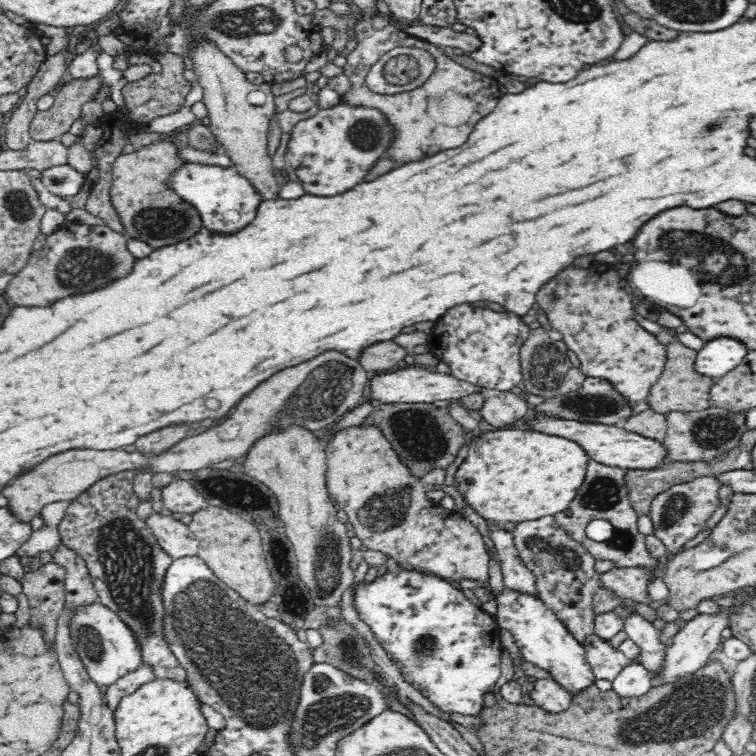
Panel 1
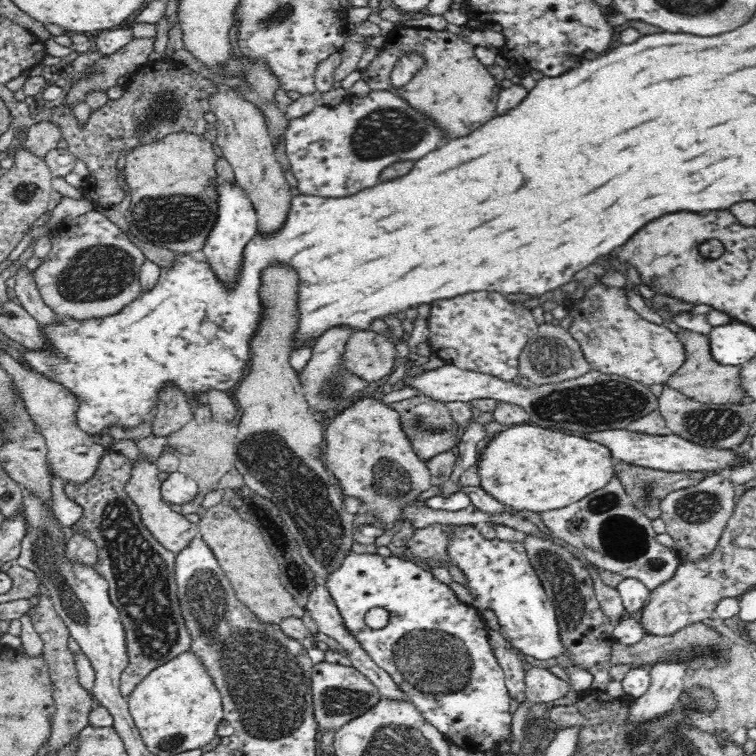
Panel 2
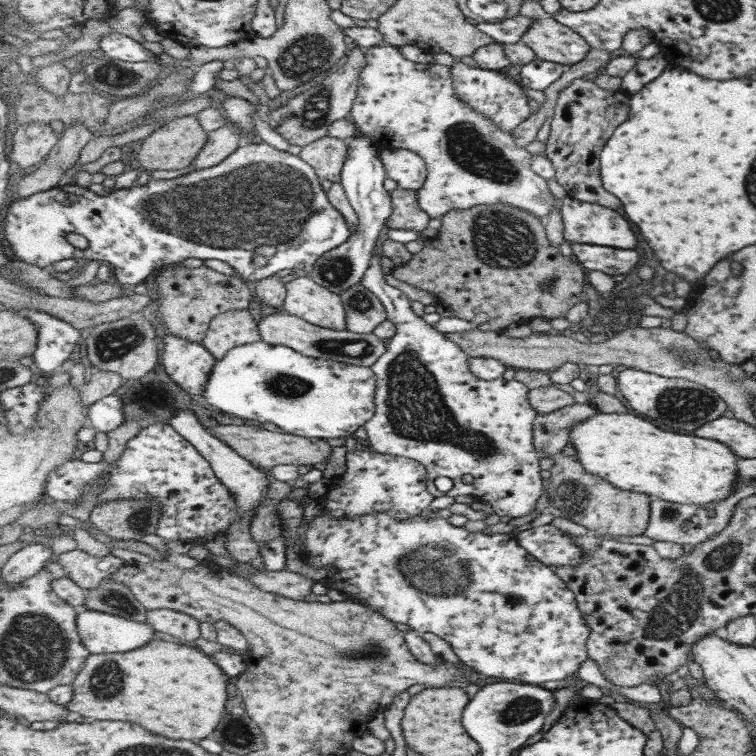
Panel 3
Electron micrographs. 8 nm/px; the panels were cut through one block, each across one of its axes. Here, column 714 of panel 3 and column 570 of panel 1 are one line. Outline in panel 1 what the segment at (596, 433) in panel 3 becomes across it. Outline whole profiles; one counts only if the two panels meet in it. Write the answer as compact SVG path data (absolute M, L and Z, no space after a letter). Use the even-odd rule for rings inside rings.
M495 428L492 431L480 432L469 440L469 446L468 456L456 470L455 484L464 492L464 500L472 504L474 509L478 509L478 513L485 520L500 523L531 521L544 516L554 516L566 510L578 494L580 486L584 484L590 460L580 443L532 429Z

